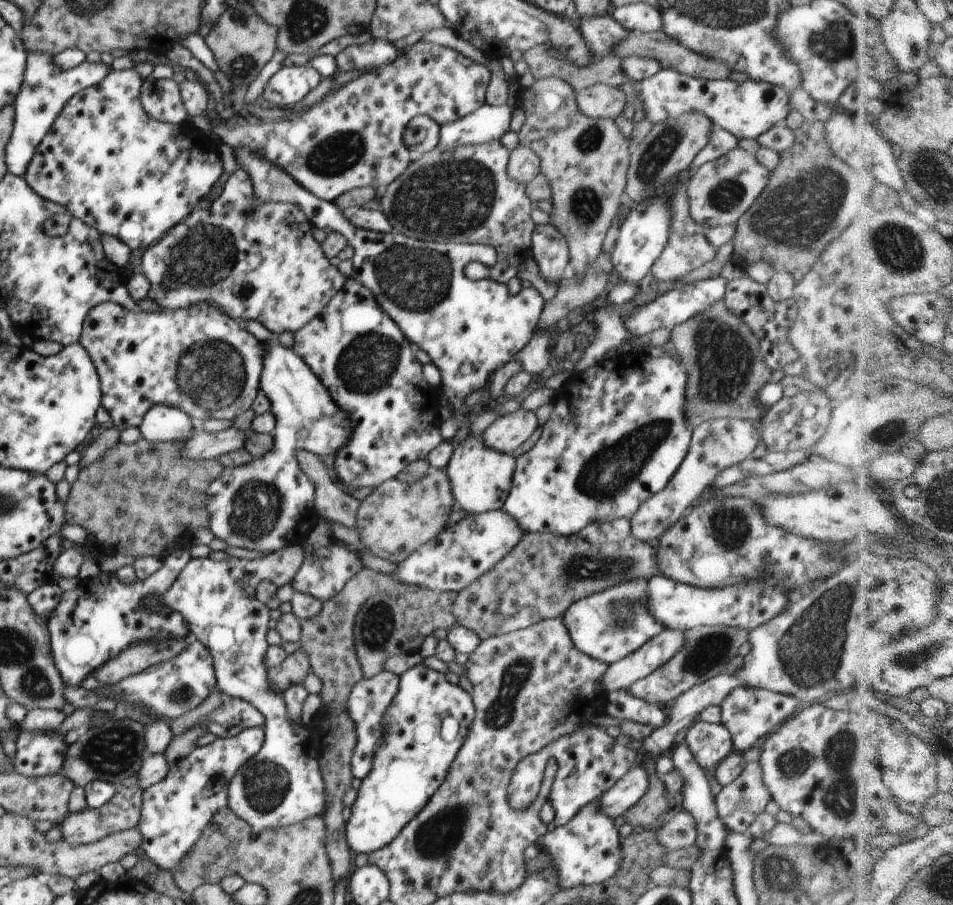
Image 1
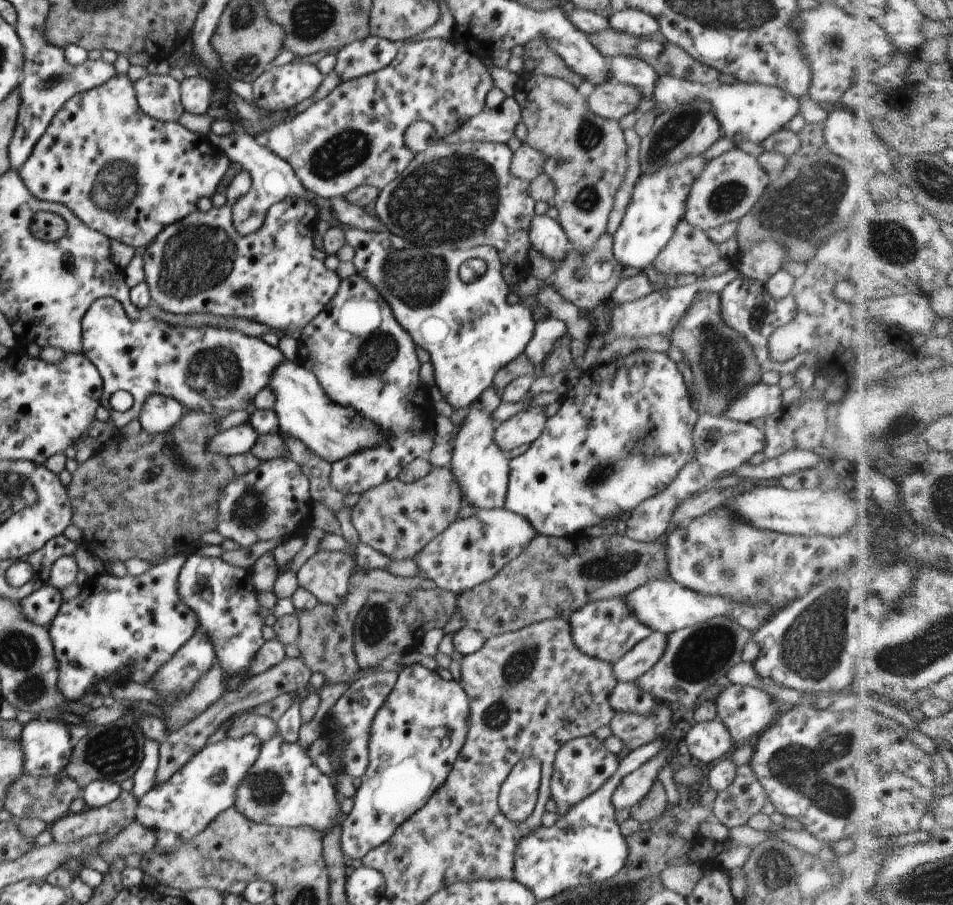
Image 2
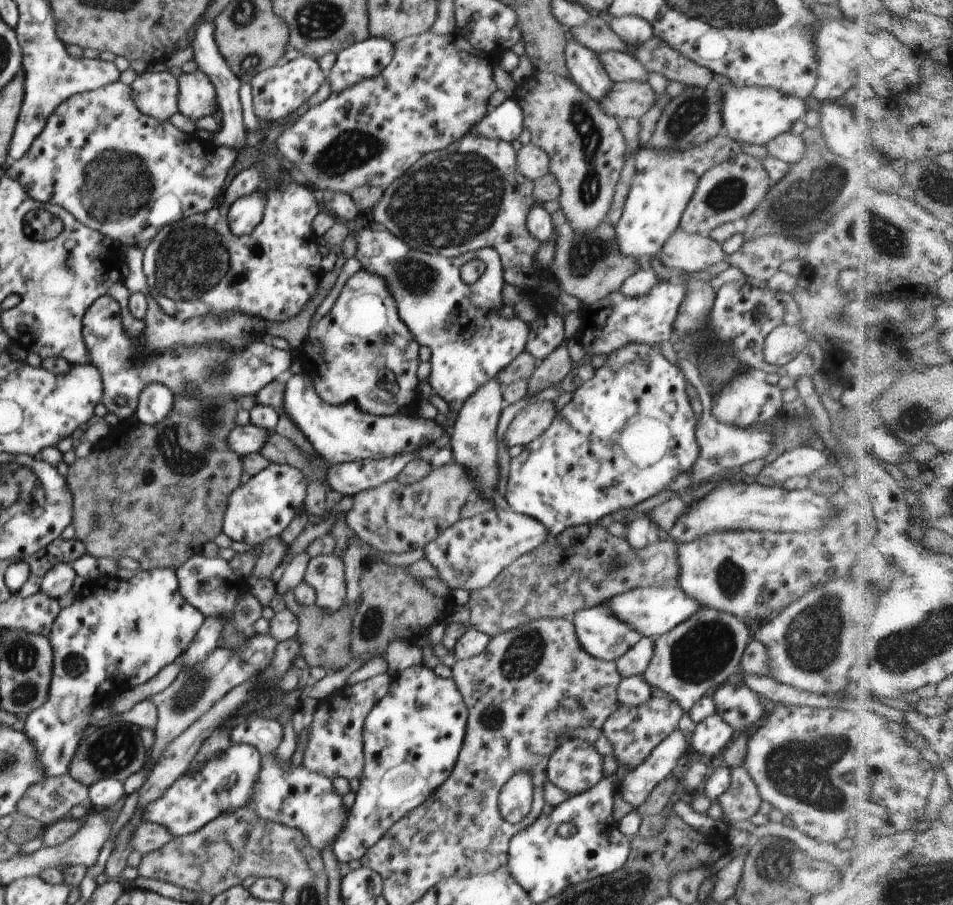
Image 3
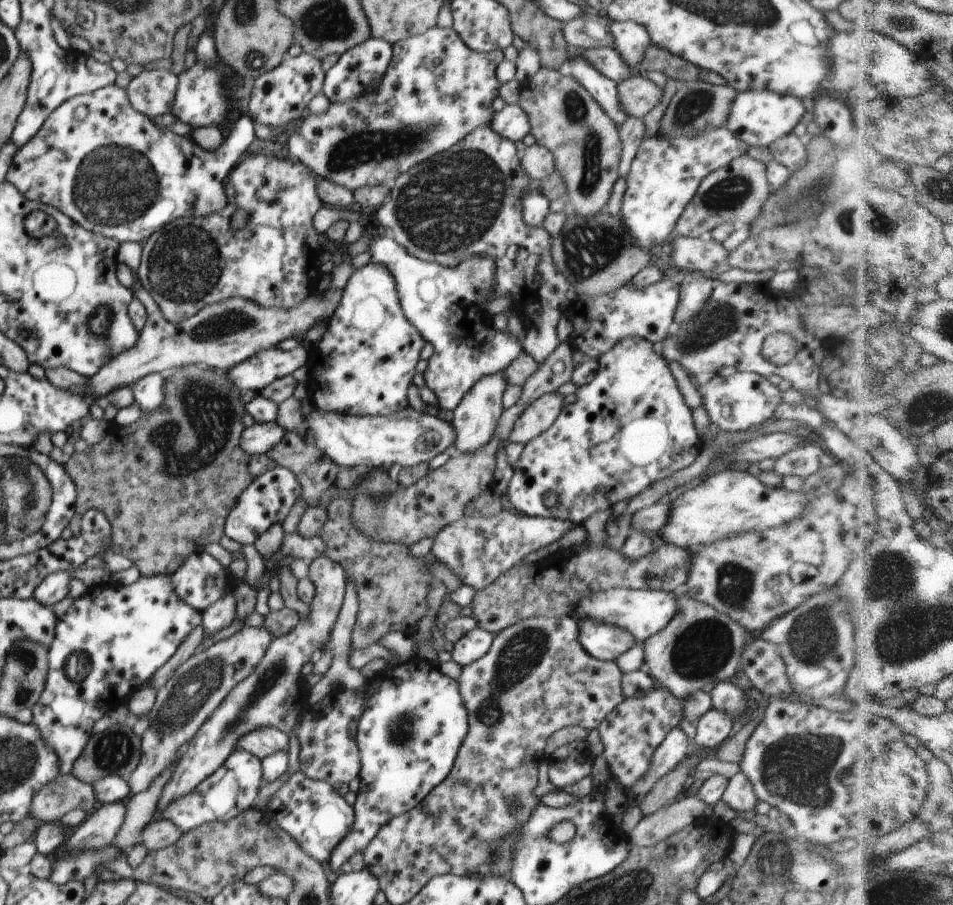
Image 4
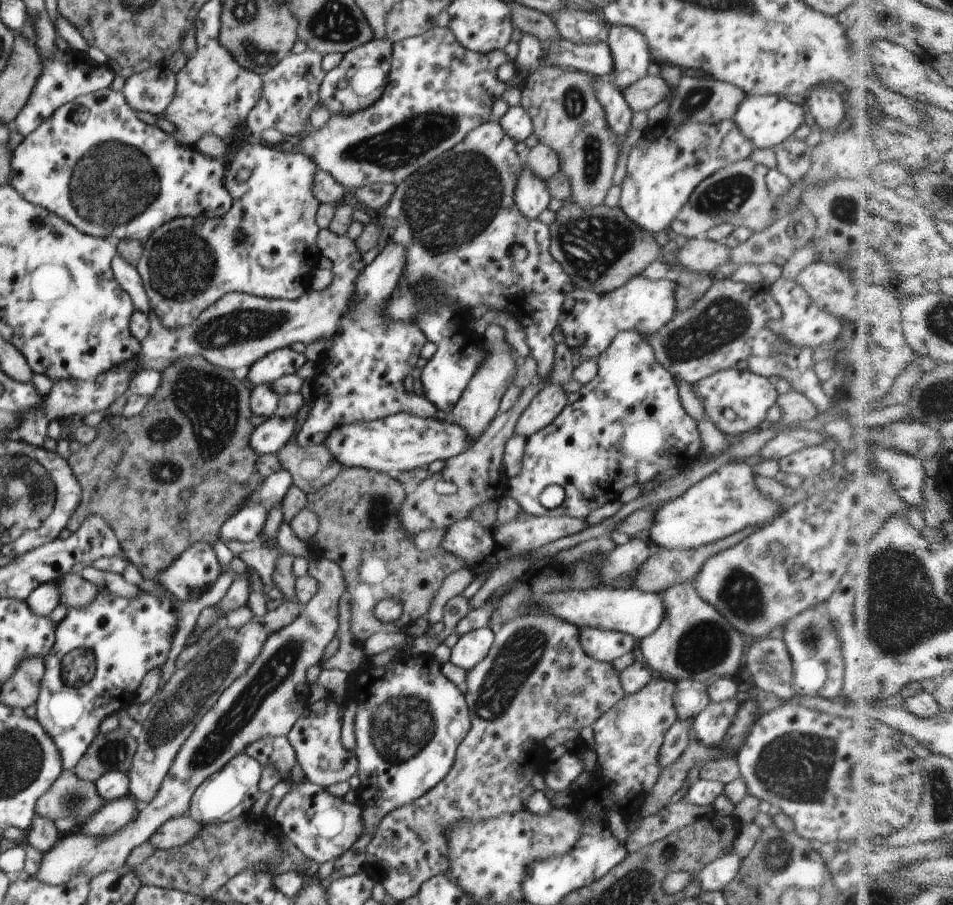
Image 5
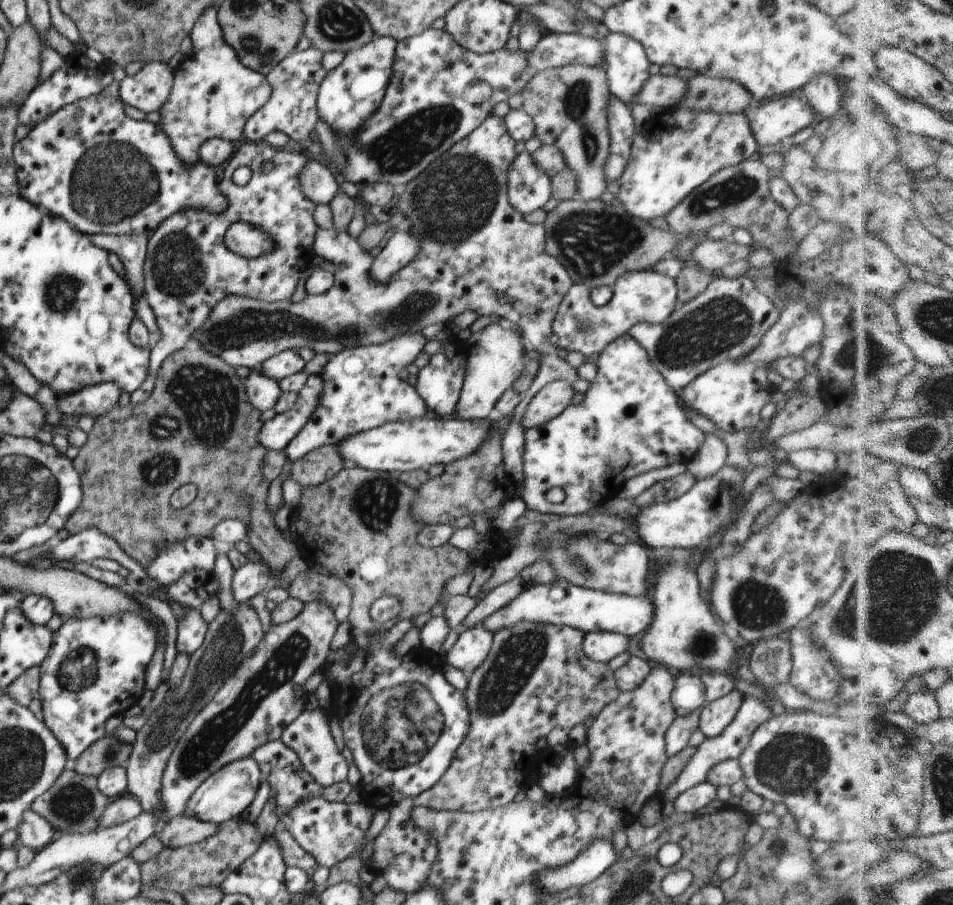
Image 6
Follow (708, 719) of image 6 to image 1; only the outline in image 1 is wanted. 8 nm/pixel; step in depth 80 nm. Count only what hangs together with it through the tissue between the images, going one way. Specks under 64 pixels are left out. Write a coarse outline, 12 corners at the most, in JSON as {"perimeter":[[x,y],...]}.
{"perimeter":[[696,721],[684,740],[705,772],[734,752],[721,722]]}

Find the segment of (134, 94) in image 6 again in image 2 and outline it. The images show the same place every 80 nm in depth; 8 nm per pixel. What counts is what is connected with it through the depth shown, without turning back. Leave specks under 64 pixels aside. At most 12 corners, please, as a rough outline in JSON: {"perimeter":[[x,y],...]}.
{"perimeter":[[147,73],[134,83],[140,108],[177,122],[185,111],[180,83]]}

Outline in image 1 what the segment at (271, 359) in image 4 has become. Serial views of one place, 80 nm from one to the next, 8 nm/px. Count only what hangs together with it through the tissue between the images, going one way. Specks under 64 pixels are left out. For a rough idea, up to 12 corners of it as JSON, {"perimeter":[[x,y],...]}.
{"perimeter":[[96,301],[79,343],[120,431],[260,389],[262,342],[209,303]]}

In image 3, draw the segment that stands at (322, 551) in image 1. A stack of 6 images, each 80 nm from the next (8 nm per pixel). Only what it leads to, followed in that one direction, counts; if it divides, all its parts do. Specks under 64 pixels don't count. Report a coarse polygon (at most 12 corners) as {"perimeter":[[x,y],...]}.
{"perimeter":[[312,557],[303,578],[315,605],[330,613],[345,605],[345,564]]}

